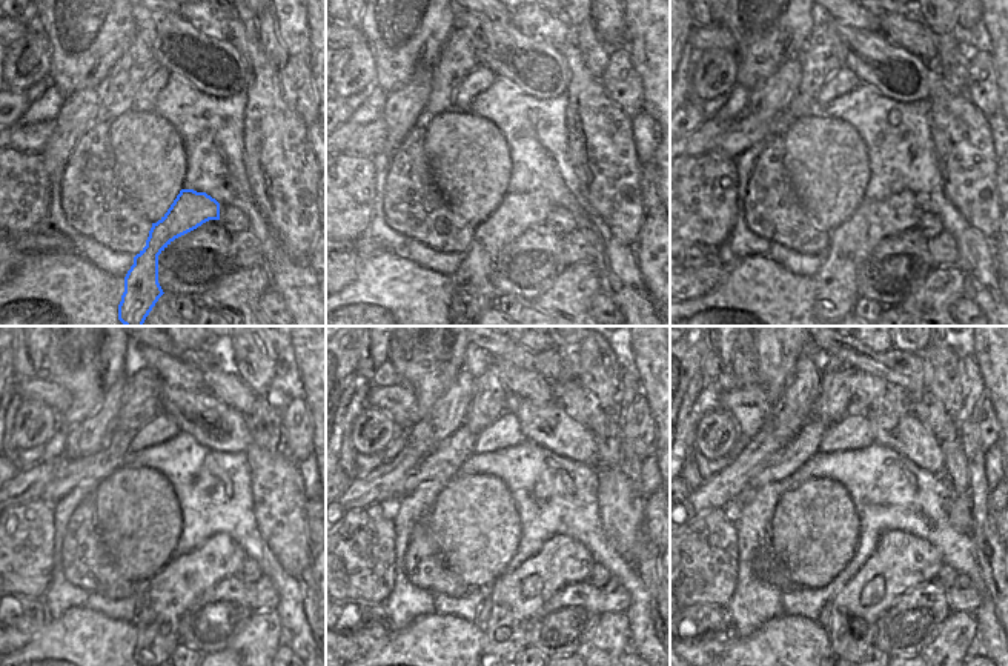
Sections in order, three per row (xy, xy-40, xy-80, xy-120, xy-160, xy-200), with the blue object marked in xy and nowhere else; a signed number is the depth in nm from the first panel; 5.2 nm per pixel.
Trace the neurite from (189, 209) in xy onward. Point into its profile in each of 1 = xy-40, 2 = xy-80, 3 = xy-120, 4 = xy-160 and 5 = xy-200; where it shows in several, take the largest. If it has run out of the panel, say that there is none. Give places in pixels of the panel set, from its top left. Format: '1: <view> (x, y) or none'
1: xy-40 (487, 294)
2: xy-80 (873, 222)
3: xy-120 (168, 594)
4: xy-160 (563, 560)
5: xy-200 (901, 560)

